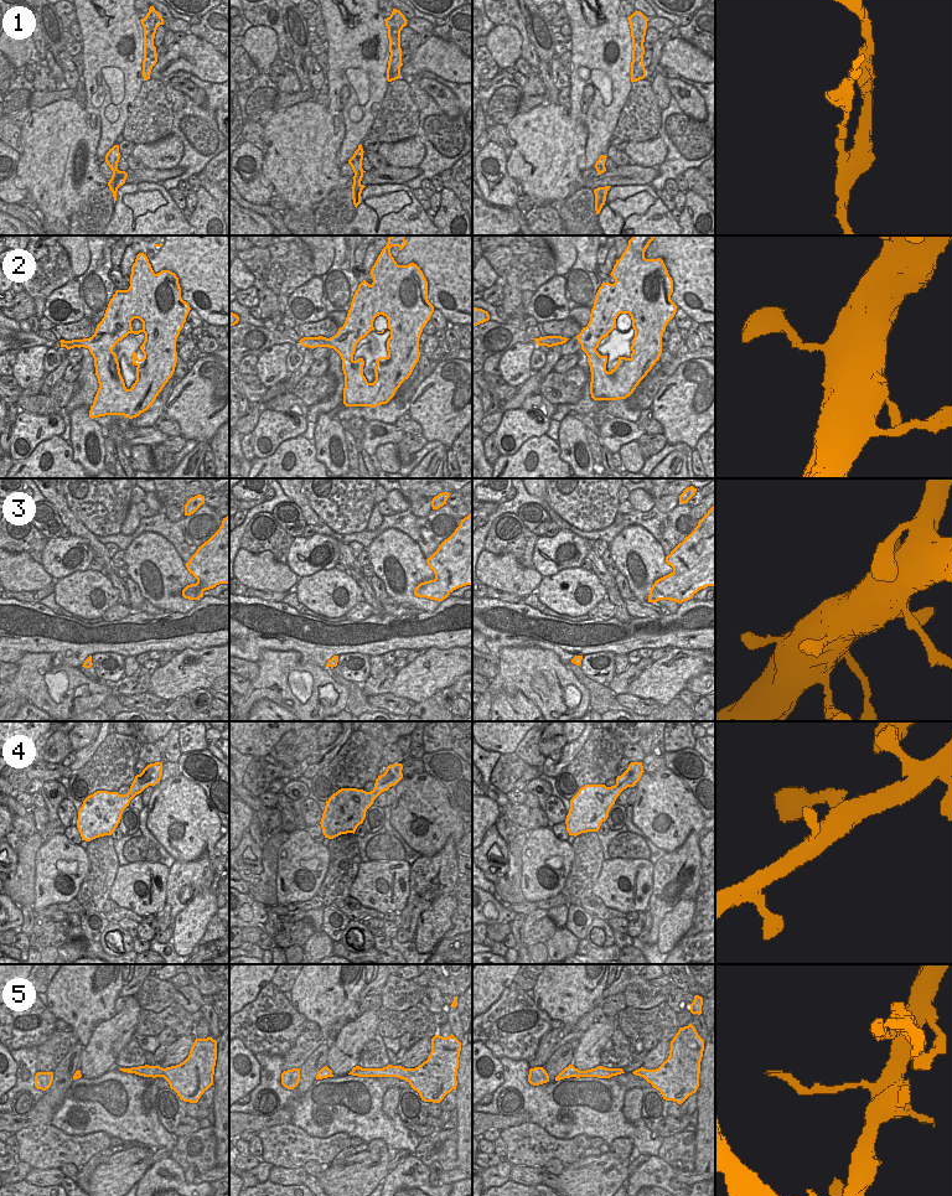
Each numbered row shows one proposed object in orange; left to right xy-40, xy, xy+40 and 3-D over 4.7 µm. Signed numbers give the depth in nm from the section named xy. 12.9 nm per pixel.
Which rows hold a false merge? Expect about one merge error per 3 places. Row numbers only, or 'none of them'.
none of them

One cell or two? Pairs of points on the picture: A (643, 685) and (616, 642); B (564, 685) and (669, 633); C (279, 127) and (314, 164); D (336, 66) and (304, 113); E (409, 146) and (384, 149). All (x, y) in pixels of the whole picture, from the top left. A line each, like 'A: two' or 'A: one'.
A: two
B: two
C: one
D: two
E: one

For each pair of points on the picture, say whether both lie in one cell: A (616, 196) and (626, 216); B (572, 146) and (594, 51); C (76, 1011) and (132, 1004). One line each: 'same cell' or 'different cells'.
A: same cell
B: different cells
C: different cells

